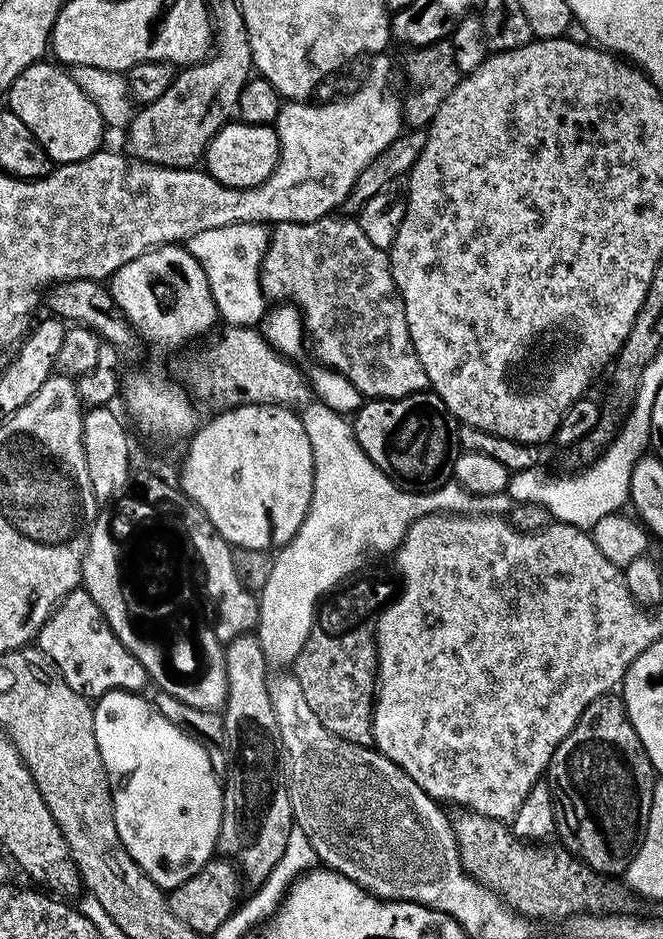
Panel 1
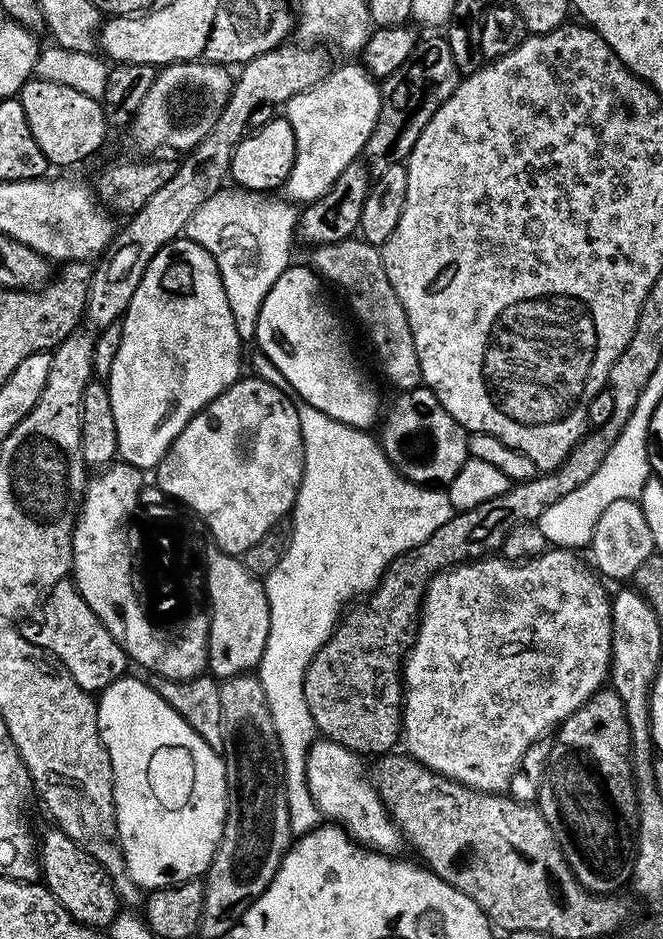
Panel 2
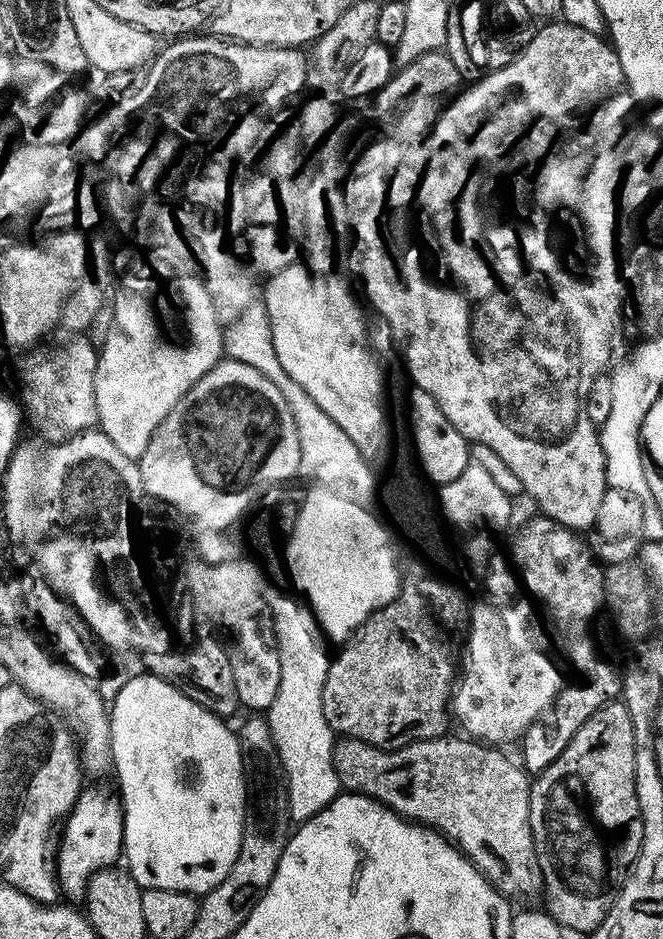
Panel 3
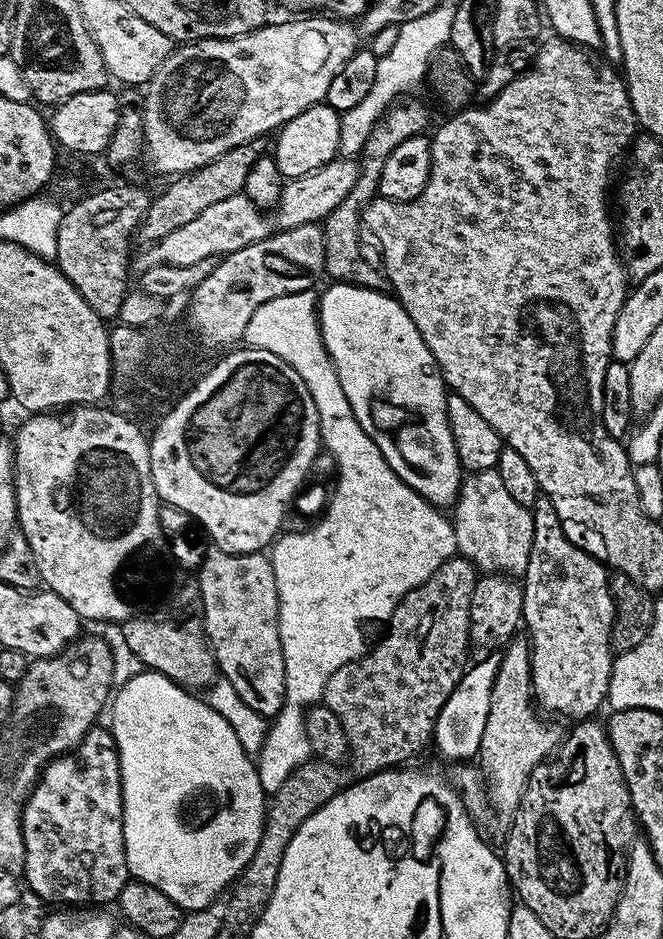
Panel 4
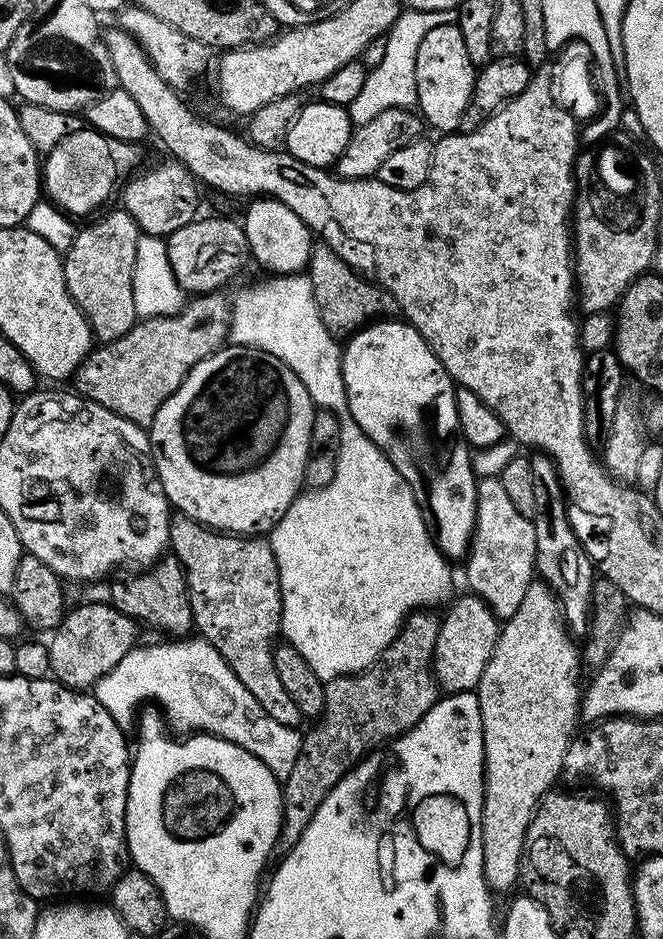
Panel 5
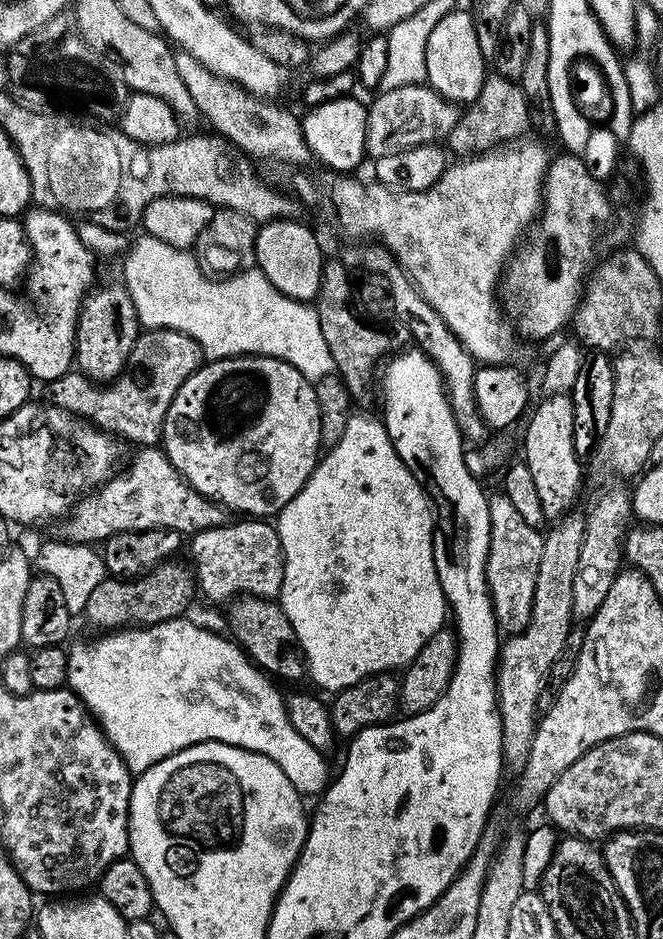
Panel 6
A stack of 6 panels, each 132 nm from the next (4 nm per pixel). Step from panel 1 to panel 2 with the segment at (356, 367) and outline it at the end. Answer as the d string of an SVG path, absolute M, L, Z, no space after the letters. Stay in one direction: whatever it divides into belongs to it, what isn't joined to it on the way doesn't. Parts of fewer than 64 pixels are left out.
M362 238L332 240L312 252L311 267L321 281L337 284L348 295L348 304L354 315L360 319L372 348L376 351L376 360L384 371L384 376L396 390L421 387L418 350L414 350L414 334L410 334L410 322L390 278L386 278L386 266L381 249L367 244Z

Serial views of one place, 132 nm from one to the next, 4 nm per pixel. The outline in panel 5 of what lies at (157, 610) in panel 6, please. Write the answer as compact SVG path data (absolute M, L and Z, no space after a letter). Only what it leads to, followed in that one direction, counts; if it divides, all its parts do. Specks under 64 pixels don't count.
M111 603L80 604L76 609L65 611L64 620L51 633L52 641L47 641L49 650L49 666L51 675L61 684L73 690L91 689L122 658L137 647L136 628L137 621L131 620L122 614Z

